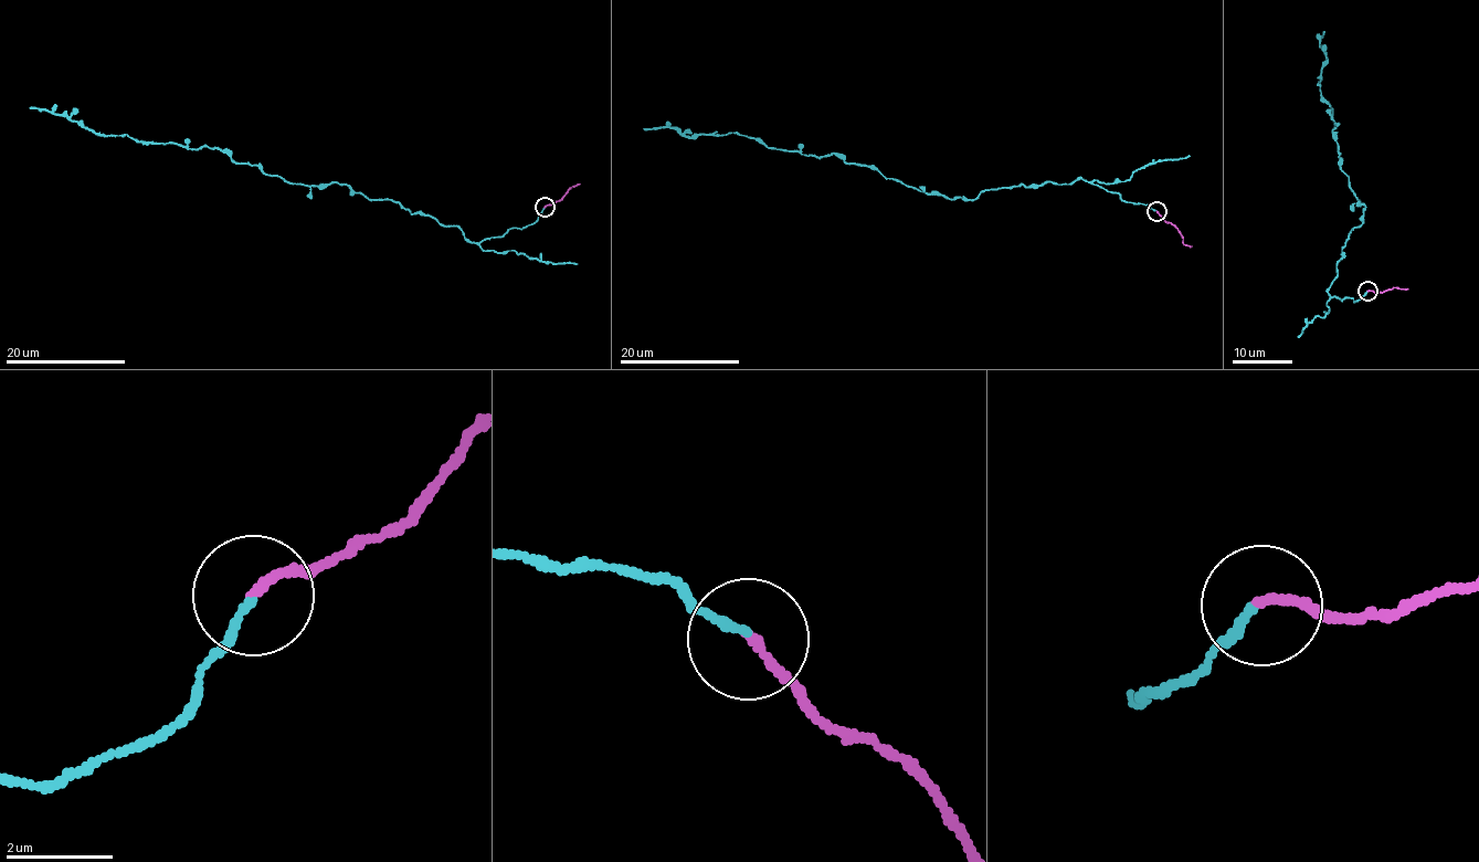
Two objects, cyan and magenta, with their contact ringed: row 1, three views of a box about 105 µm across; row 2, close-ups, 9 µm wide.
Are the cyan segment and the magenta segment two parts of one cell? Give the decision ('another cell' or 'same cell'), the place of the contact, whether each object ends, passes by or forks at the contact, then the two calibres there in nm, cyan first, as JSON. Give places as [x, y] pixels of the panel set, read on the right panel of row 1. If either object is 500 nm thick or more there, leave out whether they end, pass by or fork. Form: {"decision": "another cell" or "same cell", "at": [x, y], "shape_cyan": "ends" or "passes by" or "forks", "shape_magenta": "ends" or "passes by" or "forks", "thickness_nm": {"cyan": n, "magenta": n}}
{"decision": "same cell", "at": [1367, 291], "shape_cyan": "ends", "shape_magenta": "ends", "thickness_nm": {"cyan": 140, "magenta": 160}}

